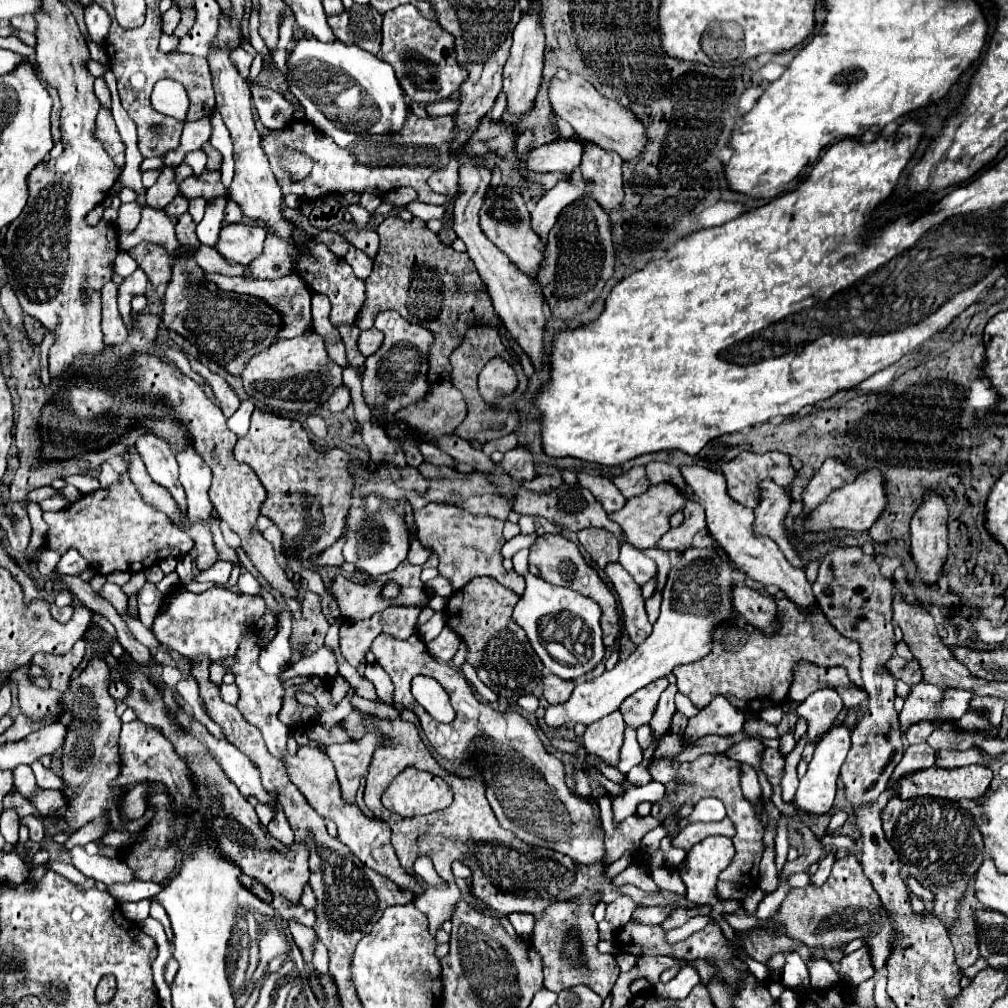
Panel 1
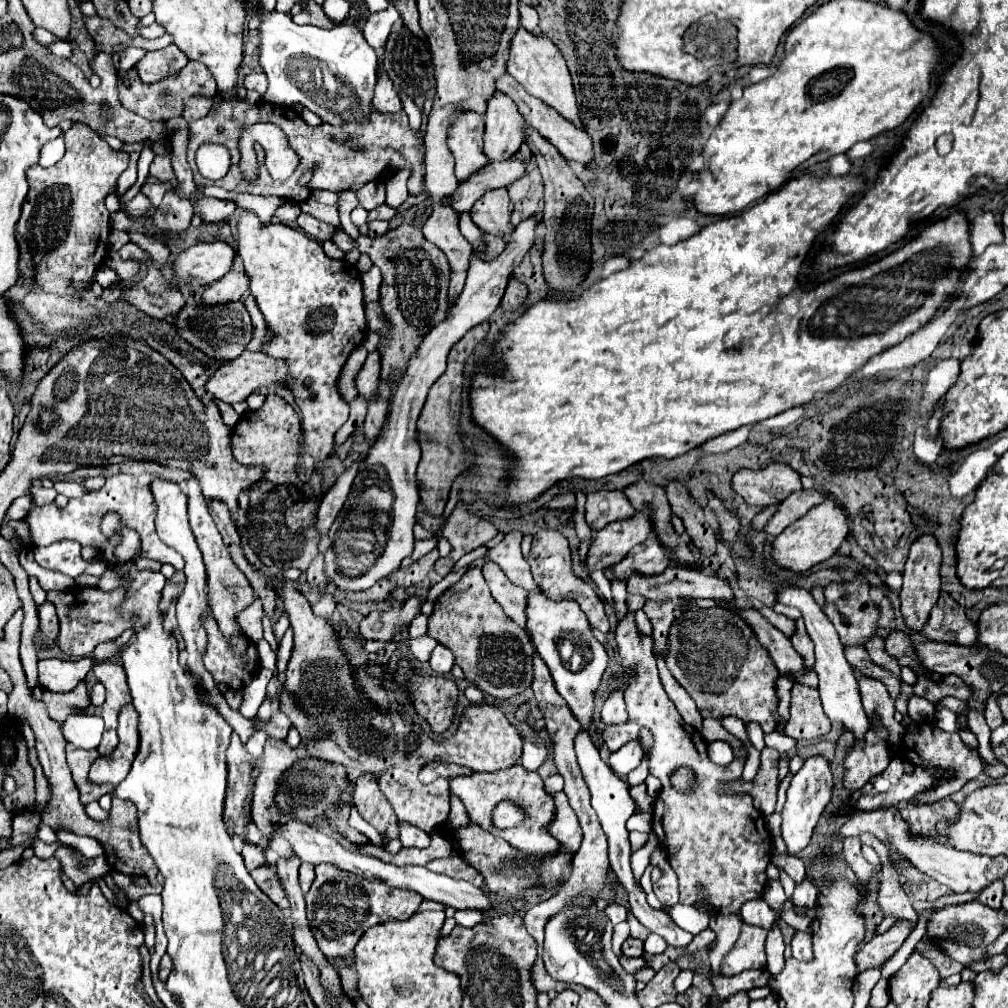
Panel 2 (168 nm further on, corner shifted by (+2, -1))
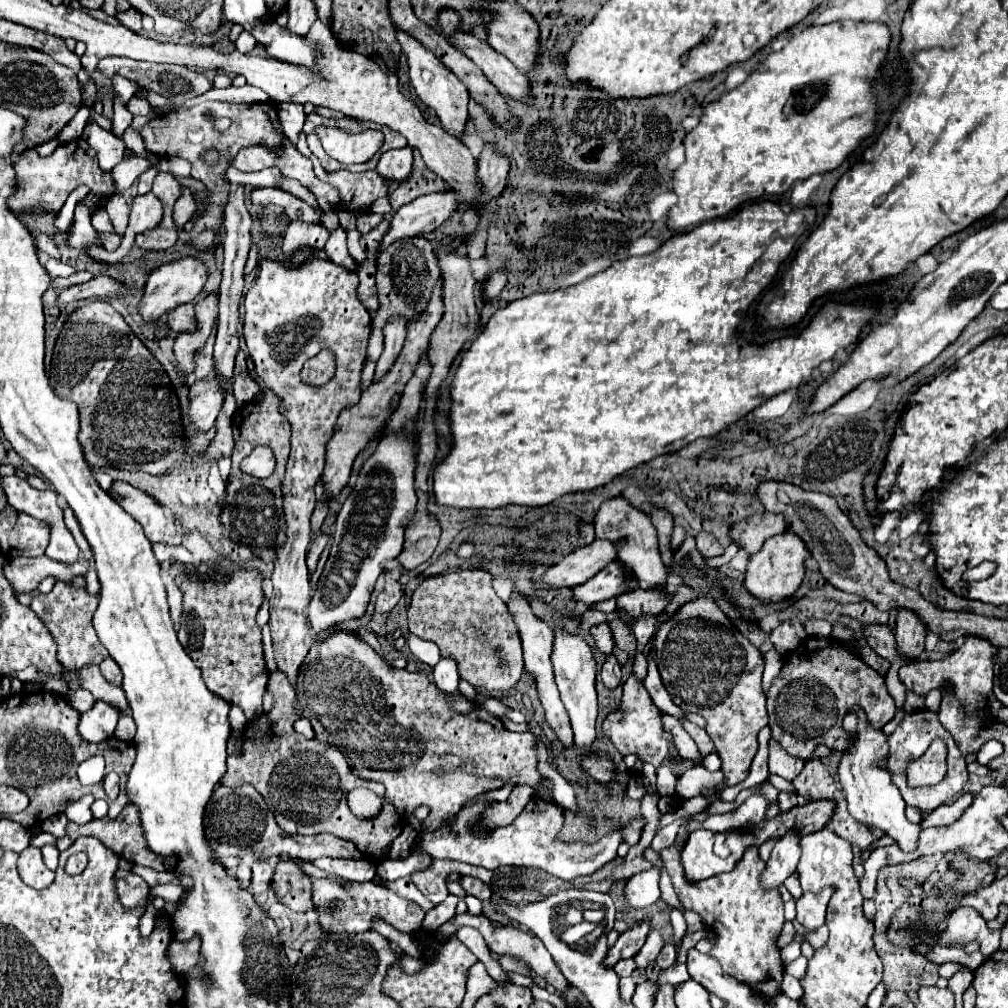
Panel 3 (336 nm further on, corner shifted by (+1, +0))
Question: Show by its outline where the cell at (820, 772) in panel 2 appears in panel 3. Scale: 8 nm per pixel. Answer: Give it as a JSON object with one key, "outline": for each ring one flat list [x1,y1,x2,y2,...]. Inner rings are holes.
{"outline":[[787,833,785,839,777,841,771,857,765,863,765,871,761,873,761,887,763,889,779,889,783,885,783,881,795,873,795,867,799,863,801,857,801,849,799,849,799,835,797,833]]}

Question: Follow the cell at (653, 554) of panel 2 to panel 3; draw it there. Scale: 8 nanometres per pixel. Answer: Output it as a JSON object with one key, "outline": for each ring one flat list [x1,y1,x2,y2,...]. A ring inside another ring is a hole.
{"outline":[[611,561,603,571,591,577,587,583,577,585,571,593,571,601,593,605,593,603,623,595,627,591,623,567,625,565,621,561]]}

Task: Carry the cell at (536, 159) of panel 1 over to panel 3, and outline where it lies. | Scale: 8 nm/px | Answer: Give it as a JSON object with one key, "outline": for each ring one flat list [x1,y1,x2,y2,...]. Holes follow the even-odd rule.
{"outline":[[455,191,429,193,403,205,399,211,393,213,389,229,379,243,379,253,397,239,419,237,421,233,435,231,443,221,449,219,455,207,457,207]]}

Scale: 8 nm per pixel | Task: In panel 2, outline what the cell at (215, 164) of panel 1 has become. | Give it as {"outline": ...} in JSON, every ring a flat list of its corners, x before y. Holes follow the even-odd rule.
{"outline":[[226,98,218,112,210,112,206,118,196,120,190,126,190,144,188,144,188,162,194,170,194,182,202,184,202,186,220,186,226,190,234,190,234,192,250,192,250,194,262,194,262,196,280,196,288,202,300,204,304,200,310,198,310,194,304,192,312,192,312,190,330,190,330,192,344,192,344,190,358,190,362,188,362,184,374,182,378,178,384,178,386,170,402,170,408,168,410,170,410,196,418,196,424,190,424,132,422,130,410,130,408,126,408,116,406,112,398,112,398,114,382,114,376,112,372,114,370,122,366,126,358,126,358,124,344,124,346,132,340,132,340,126,332,126,332,124,320,124,320,126,308,126,290,106,276,106,276,104,268,104,268,102,258,102,258,104,246,104,242,108,242,102],[248,122,272,122,276,126,280,126,284,130,284,134,290,140,290,146,300,154,302,164,296,170,296,174,292,174,290,180,280,182,280,184,268,184,268,170,264,166,264,148,260,144,256,144,256,156,258,156,258,180,254,184,248,184,242,180,242,174,238,170,238,136,240,136,240,128,242,124],[216,126,222,126,222,132,216,130],[202,144,222,144,228,148,230,156,232,156,232,164,230,170,224,178,220,180,206,180,204,176,200,176,198,168,196,168,196,160,194,154,198,150,198,146],[304,172,312,172,312,178,306,186,302,186,300,174]]}

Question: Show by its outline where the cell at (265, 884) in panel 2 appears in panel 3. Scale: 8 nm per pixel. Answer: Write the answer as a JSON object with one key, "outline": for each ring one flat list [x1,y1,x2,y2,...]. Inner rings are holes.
{"outline":[[293,859,281,861,277,865,277,871,273,875,273,887,277,893,277,899,291,907,292,911,303,913,313,909,313,881,309,875,305,875]]}

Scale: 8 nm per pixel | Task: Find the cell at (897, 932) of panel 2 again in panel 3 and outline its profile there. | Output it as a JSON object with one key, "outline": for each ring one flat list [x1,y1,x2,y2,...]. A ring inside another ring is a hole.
{"outline":[[959,907,957,911,951,911,945,915,949,919,941,927,941,939,945,943,961,943,967,945,971,941,981,943,981,951,985,957,997,951,997,931,991,931,985,923,985,919,971,907]]}

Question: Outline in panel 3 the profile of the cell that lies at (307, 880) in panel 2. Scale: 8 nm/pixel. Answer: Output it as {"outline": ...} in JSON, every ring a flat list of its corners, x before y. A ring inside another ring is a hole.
{"outline":[[321,857,313,861,315,867,327,871,327,873,335,873,343,879,349,881,357,881,357,883,365,883,365,881,373,881,375,877,375,865,367,859,359,859,359,861,347,861,347,859,331,859,331,857]]}

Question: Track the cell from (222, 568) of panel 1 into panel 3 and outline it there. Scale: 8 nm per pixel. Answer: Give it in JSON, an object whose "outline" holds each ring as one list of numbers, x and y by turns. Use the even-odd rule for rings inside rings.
{"outline":[[81,575,69,583,57,581,51,593,33,597,29,607,31,611,35,611,37,617,41,617,41,621,53,635,57,643,57,661,65,667,67,673,73,673,87,663,99,665,107,657,107,651,105,647,101,647,101,641,97,639,97,633,91,625,93,611,97,609,97,595,89,595,85,591,85,579]]}

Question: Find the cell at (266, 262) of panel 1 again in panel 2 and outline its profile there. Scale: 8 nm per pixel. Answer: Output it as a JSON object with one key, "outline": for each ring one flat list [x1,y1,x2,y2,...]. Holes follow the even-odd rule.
{"outline":[[234,268,216,284,210,284,202,292,200,300,202,304,224,304,224,302,238,300,246,290,248,290,248,272,244,272,244,268,240,270]]}

